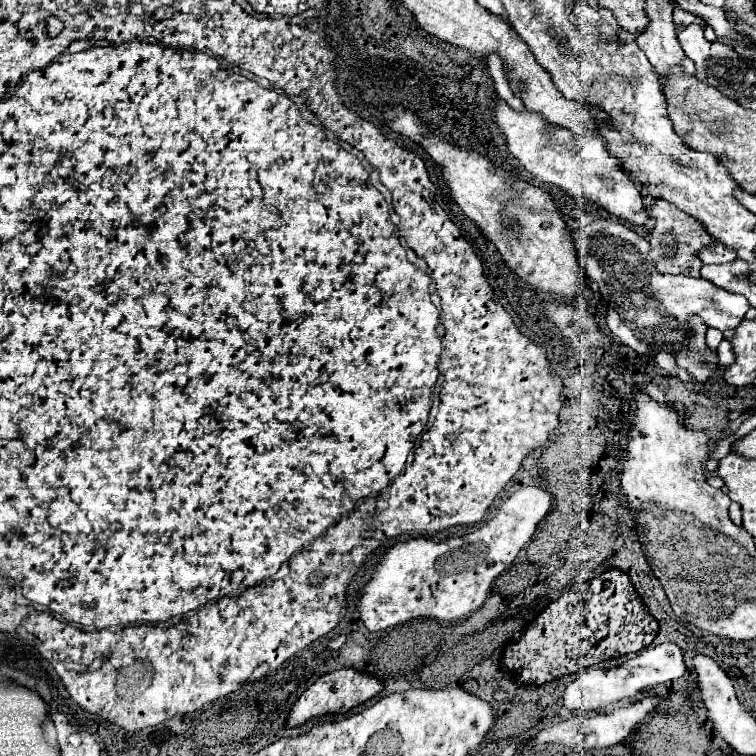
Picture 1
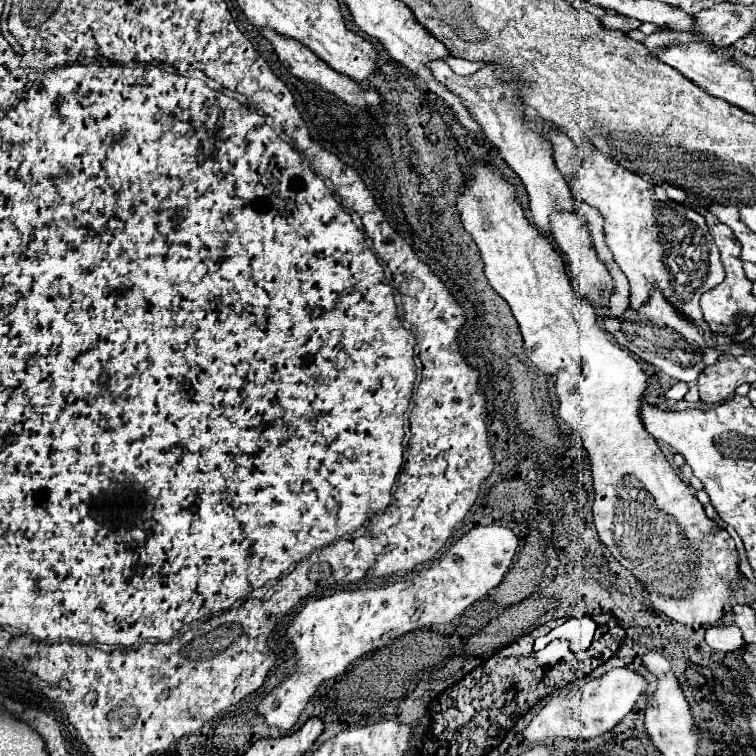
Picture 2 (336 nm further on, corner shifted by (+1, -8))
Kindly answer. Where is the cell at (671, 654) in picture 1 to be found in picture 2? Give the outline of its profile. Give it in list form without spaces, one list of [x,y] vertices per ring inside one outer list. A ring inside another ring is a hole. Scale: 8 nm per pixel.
[[[627,666],[613,668],[603,676],[589,680],[581,688],[573,688],[563,694],[553,694],[551,700],[539,710],[539,714],[531,720],[523,734],[529,742],[545,742],[555,738],[589,740],[601,736],[615,728],[635,708],[635,702],[639,696],[645,694],[645,688],[647,680],[639,672]]]

